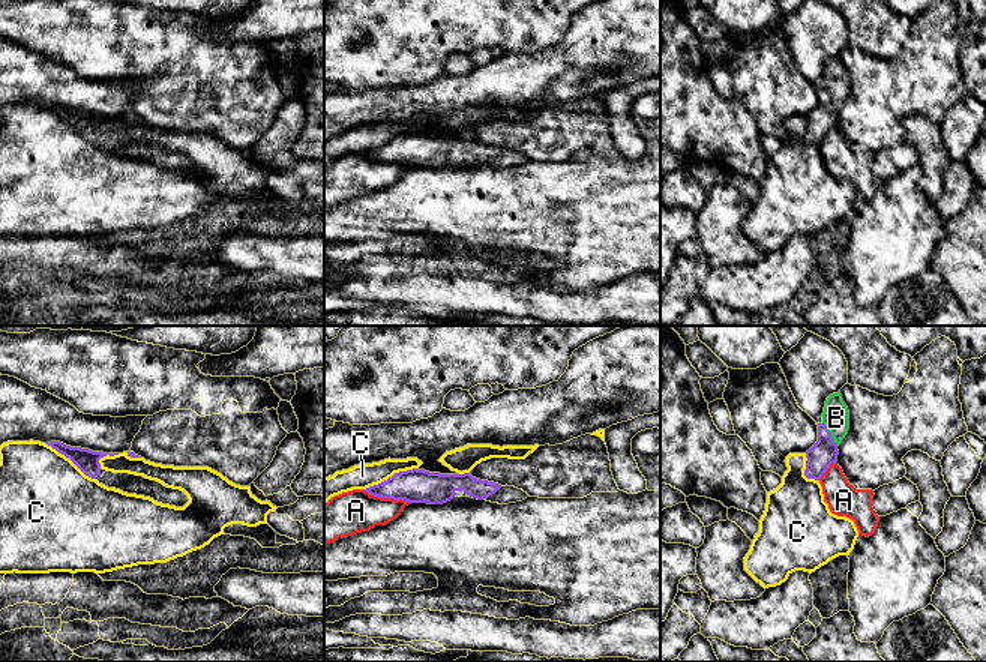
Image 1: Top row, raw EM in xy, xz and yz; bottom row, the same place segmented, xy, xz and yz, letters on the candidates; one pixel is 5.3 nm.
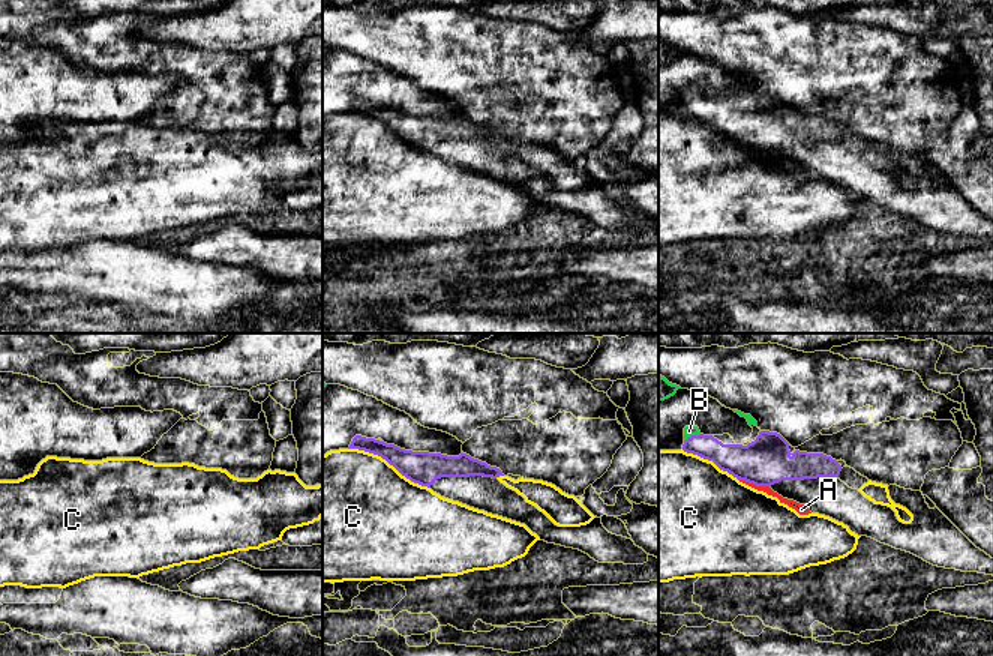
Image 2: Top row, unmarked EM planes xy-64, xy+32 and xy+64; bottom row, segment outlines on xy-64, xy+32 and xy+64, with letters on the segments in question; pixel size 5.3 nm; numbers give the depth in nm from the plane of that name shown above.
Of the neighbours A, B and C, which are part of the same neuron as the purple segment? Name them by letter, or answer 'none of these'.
B

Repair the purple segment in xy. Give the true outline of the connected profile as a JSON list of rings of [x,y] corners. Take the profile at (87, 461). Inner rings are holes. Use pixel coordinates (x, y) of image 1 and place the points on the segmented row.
[[[51,441],[47,444],[69,458],[86,476],[96,479],[99,483],[108,488],[116,488],[128,494],[150,497],[158,503],[176,507],[183,507],[189,501],[183,491],[167,488],[156,480],[129,473],[113,473],[101,468],[101,458],[107,455],[114,456],[119,453],[104,453],[81,447],[71,447],[60,441]]]

